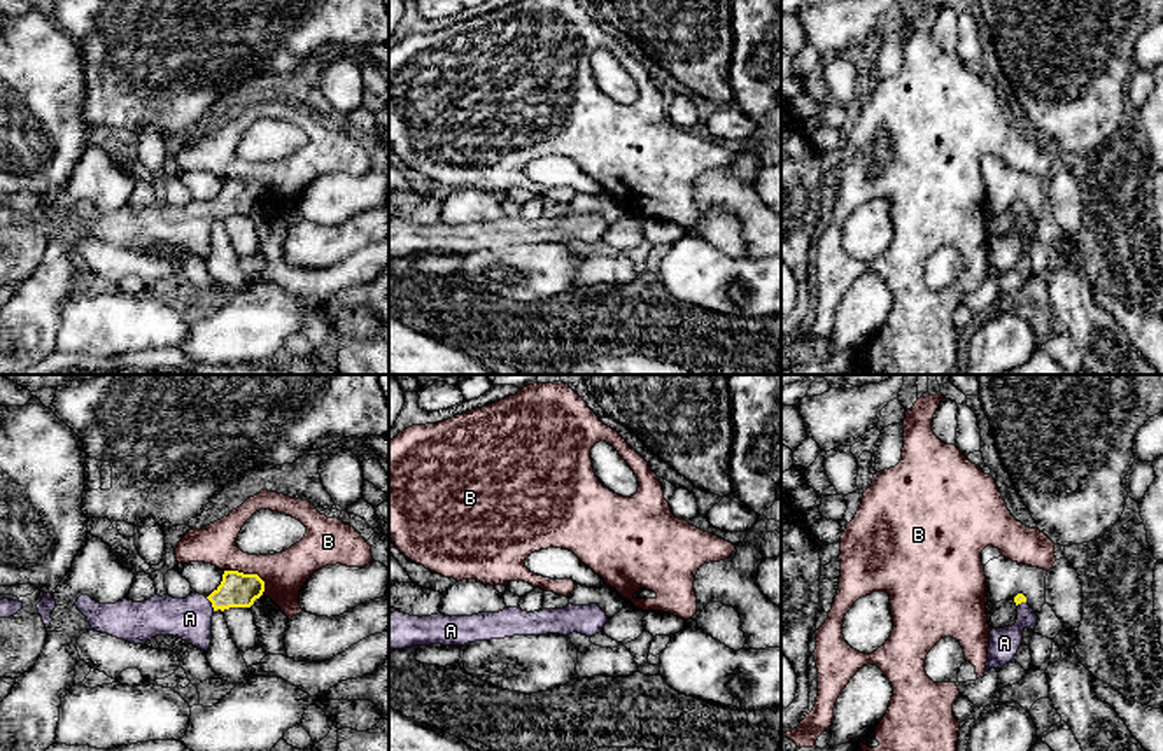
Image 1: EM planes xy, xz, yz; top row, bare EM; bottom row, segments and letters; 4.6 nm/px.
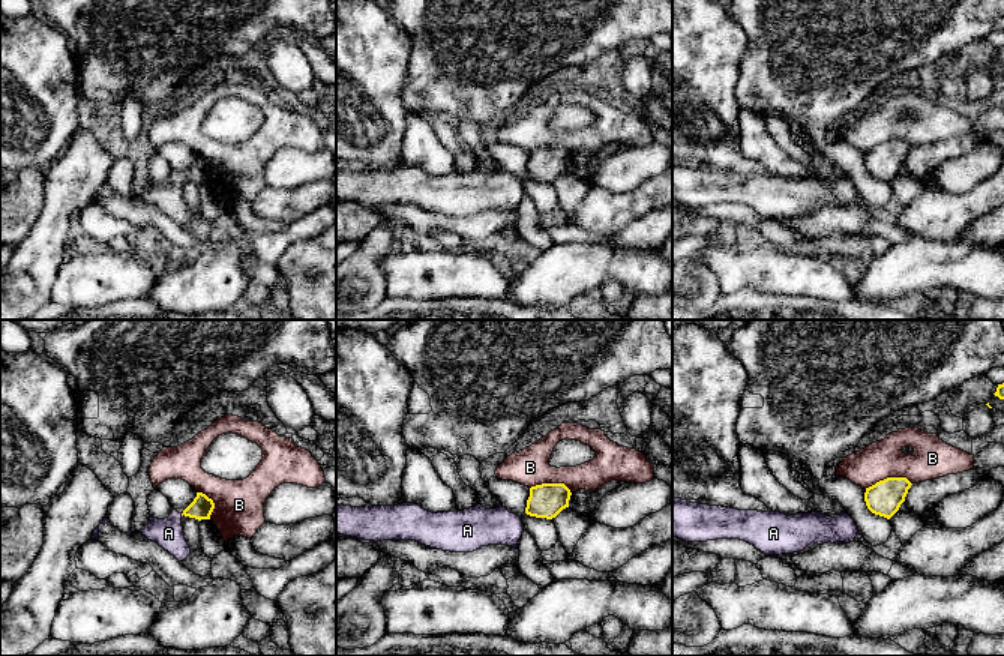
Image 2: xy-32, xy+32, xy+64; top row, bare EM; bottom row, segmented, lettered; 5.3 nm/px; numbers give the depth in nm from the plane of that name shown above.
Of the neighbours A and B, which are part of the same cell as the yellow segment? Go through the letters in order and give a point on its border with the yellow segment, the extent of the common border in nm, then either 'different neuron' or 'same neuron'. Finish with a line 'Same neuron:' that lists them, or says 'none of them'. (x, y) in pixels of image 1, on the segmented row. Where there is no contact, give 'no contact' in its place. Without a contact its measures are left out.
A: xy (212, 604) | 80 nm | same neuron
B: xy (251, 575) | 220 nm | different neuron
Same neuron: A

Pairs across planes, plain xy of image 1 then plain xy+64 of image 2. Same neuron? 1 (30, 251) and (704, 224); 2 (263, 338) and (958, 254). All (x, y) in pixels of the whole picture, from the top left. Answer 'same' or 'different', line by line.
1: same
2: same

